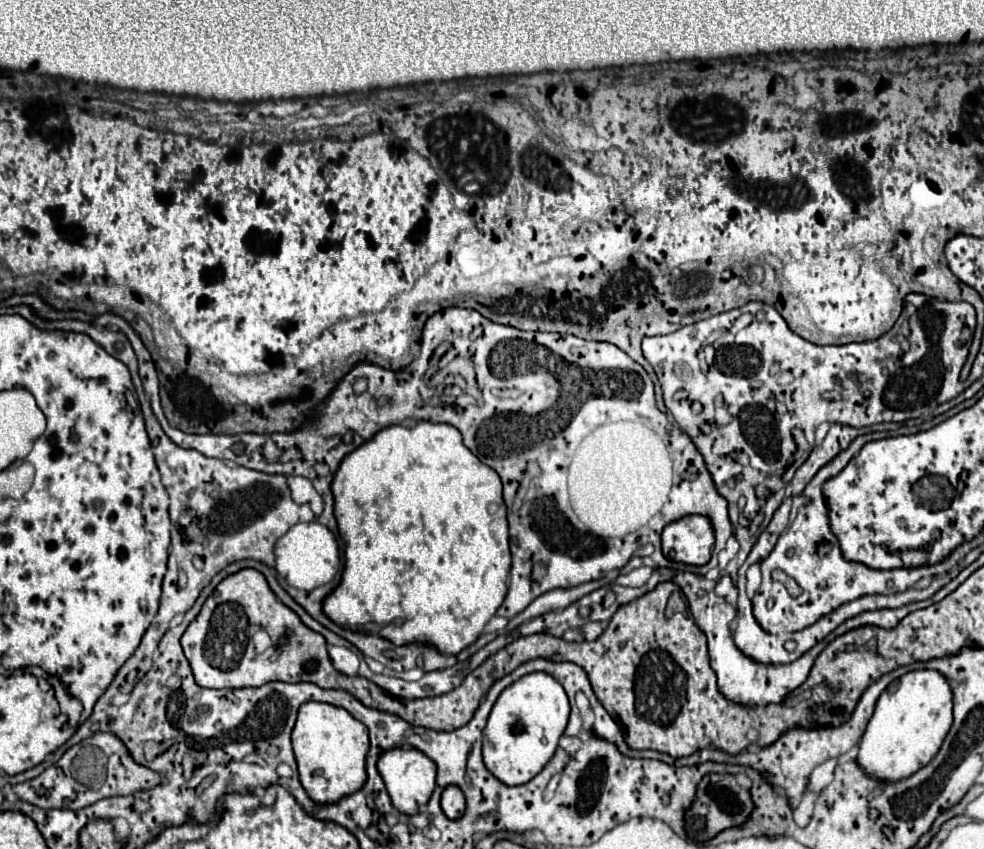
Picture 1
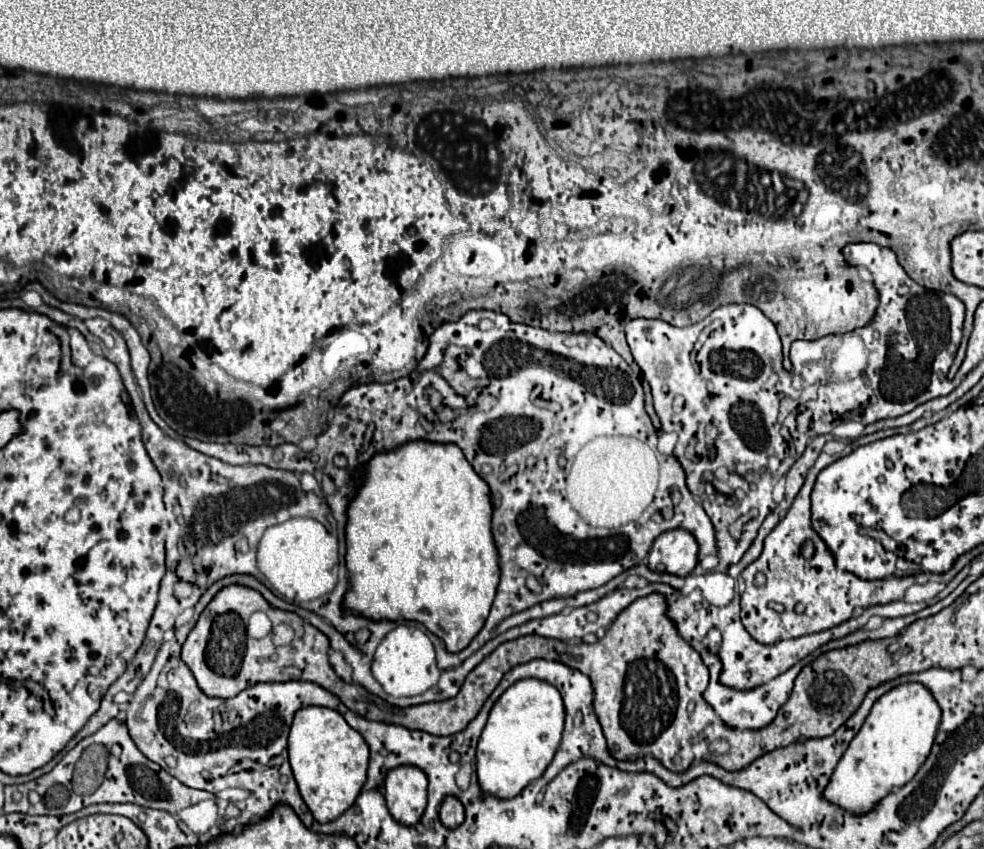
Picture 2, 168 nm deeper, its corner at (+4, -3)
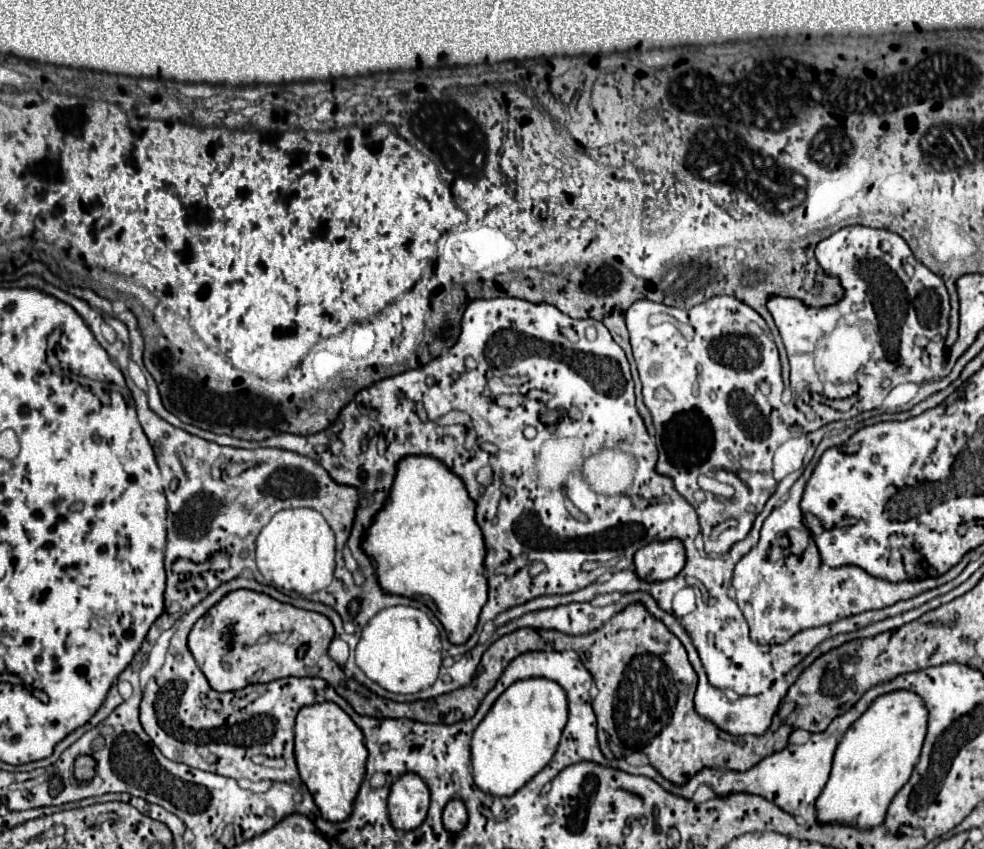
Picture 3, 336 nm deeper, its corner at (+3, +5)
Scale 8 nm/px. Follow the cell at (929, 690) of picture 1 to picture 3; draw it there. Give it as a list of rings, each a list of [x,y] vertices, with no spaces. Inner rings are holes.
[[[893,690],[893,692],[879,696],[867,708],[867,712],[855,724],[851,724],[851,728],[845,732],[843,740],[837,746],[837,752],[833,756],[831,776],[817,800],[819,822],[851,824],[851,820],[855,820],[859,828],[879,826],[887,812],[887,804],[893,800],[895,792],[899,792],[899,788],[909,780],[919,760],[921,746],[927,734],[927,724],[929,724],[929,710],[917,692]]]

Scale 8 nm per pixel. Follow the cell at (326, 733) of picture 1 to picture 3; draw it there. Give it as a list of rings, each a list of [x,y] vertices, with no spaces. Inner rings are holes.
[[[315,702],[301,708],[295,722],[295,760],[299,776],[309,788],[321,816],[329,822],[345,820],[365,778],[367,748],[357,724],[333,702]]]

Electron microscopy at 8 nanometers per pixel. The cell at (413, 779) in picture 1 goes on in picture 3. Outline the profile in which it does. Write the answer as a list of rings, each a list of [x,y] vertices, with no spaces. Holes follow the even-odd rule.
[[[407,772],[391,784],[389,818],[397,830],[421,826],[429,808],[429,788],[419,774]]]

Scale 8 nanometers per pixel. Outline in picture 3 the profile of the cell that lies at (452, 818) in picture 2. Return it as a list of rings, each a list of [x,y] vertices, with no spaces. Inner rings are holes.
[[[449,800],[443,810],[443,824],[449,832],[459,832],[467,824],[467,808],[463,800]]]

